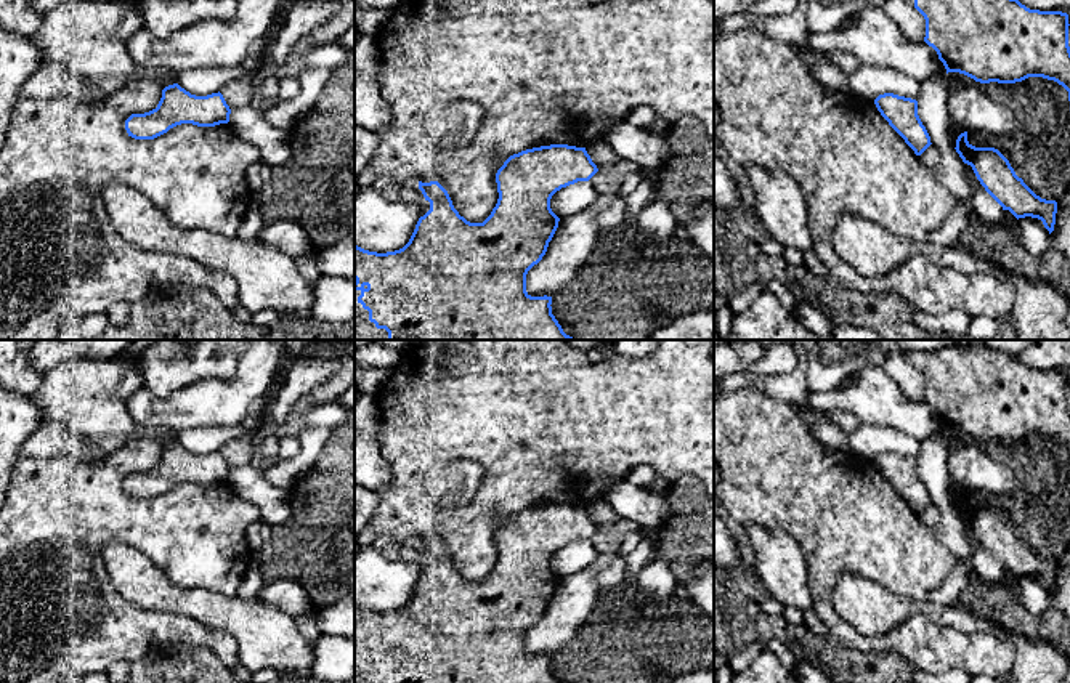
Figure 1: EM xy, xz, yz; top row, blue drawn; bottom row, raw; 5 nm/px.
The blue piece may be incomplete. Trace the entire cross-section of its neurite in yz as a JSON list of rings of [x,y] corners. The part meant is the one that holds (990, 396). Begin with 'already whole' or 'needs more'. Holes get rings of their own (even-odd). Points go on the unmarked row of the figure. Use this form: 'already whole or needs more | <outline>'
needs more | [[[983,345],[908,351],[905,359],[924,375],[924,401],[937,410],[946,433],[959,431],[980,443],[1015,443],[1043,436],[1062,444],[1070,460],[1067,372],[1030,369],[1017,358]]]

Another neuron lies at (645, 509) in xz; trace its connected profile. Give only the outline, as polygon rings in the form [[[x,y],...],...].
[[[622,481],[606,492],[608,503],[626,519],[640,529],[656,529],[667,518],[667,502],[645,487]]]

